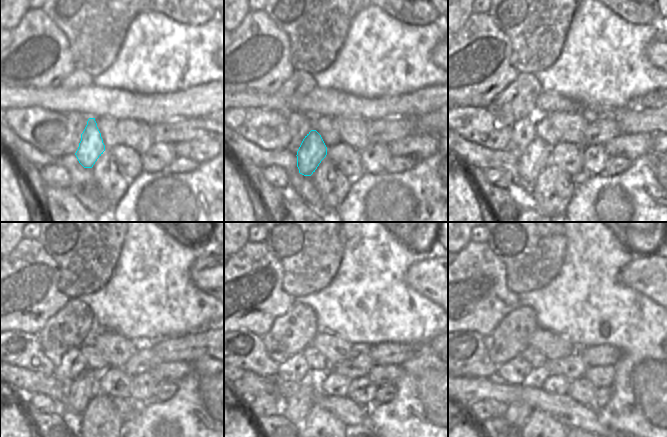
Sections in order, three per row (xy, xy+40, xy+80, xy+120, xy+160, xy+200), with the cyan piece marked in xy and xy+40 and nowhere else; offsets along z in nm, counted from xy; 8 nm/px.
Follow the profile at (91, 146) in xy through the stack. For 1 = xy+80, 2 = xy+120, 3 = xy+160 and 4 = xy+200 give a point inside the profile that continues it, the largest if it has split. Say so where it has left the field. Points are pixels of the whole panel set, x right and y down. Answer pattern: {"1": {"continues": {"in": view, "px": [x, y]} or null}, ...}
{"1": {"continues": {"in": "xy+80", "px": [535, 157]}}, "2": {"continues": {"in": "xy+120", "px": [83, 388]}}, "3": {"continues": {"in": "xy+160", "px": [299, 398]}}, "4": {"continues": {"in": "xy+200", "px": [517, 413]}}}

